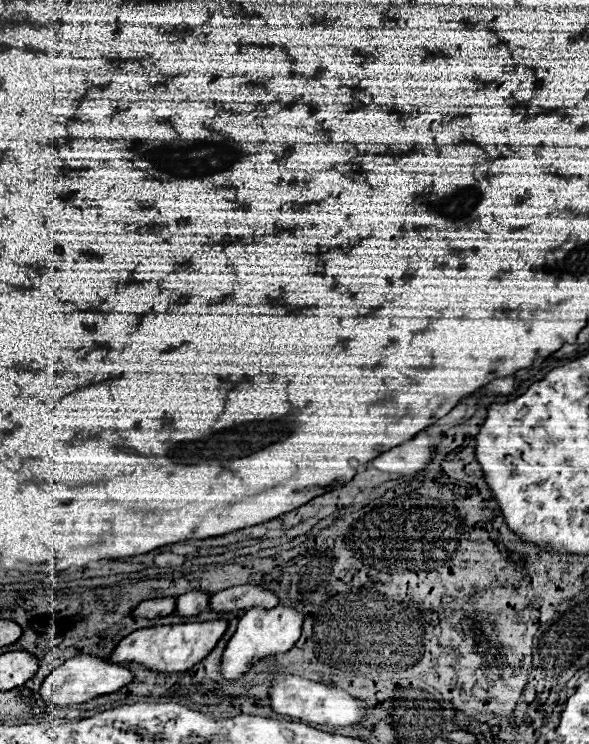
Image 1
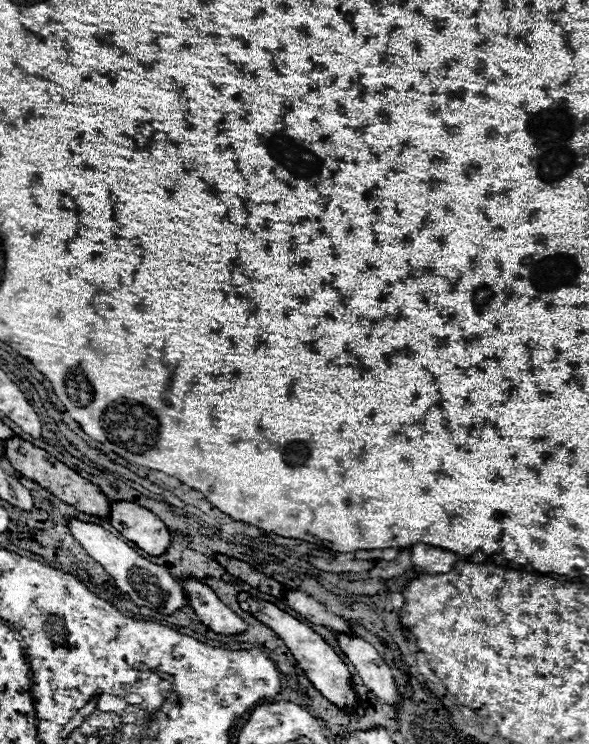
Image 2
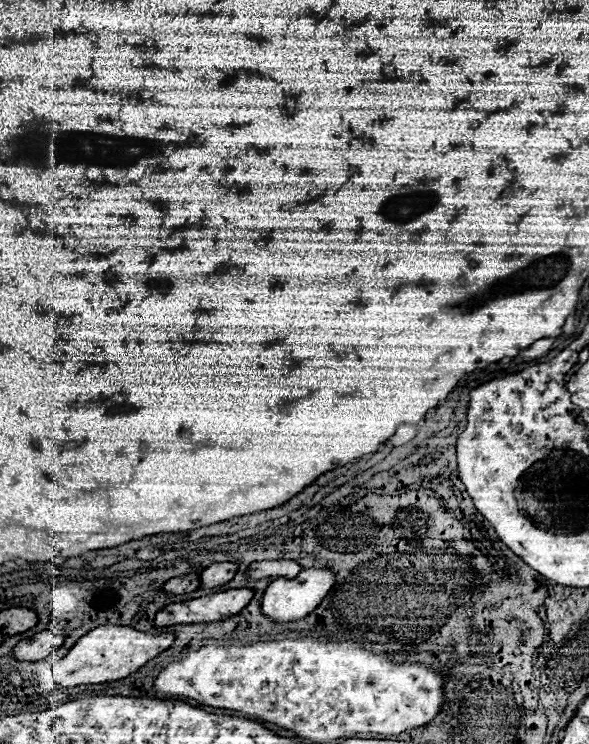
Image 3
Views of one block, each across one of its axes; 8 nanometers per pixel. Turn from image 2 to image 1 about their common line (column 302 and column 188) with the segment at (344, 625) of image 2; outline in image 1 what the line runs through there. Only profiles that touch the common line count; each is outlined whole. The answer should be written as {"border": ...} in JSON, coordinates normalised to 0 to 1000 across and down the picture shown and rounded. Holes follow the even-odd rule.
{"border":[[[319,796],[299,804],[299,828],[336,828],[340,823],[346,823],[353,817],[353,798],[343,796]]]}

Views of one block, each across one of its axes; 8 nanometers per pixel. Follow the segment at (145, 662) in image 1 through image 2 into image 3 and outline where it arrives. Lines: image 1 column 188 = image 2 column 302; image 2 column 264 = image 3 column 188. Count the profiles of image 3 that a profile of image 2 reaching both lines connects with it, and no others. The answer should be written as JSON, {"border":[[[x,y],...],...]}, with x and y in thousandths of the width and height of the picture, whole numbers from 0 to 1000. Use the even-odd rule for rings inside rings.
{"border":[[[404,790],[374,798],[353,798],[346,804],[329,804],[319,809],[285,812],[265,825],[261,841],[275,844],[275,841],[299,841],[299,839],[370,836],[407,825],[424,812],[428,801],[431,796],[424,790]]]}

